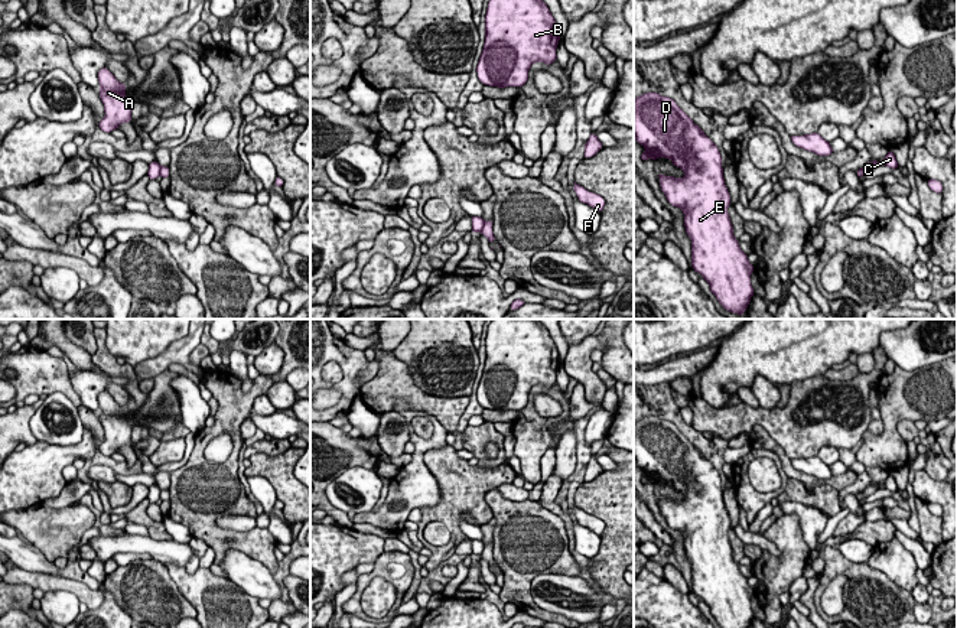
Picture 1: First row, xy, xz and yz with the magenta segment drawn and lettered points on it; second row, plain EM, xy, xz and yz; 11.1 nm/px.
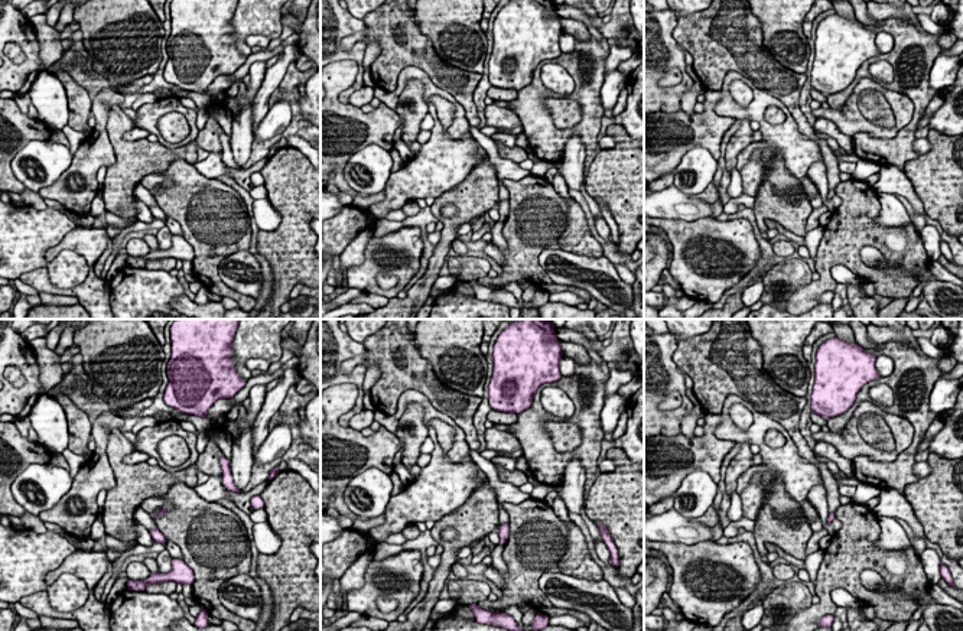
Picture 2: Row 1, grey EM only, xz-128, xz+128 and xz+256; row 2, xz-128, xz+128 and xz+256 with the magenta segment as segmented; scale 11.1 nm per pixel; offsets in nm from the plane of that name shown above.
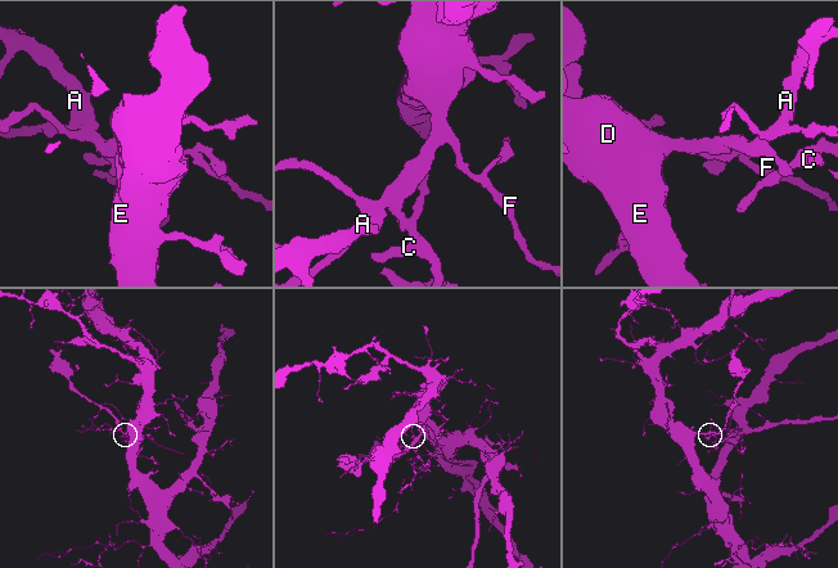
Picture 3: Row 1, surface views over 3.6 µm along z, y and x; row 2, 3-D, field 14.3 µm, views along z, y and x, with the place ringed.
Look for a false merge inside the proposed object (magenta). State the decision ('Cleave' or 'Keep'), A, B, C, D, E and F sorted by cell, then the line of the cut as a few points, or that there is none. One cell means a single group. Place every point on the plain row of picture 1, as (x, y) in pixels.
Cleave. Groups: A B D E F / C. Split along xz (484, 544), (484, 550), (479, 555)

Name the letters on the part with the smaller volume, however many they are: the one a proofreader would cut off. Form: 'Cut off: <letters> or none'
Cut off: C

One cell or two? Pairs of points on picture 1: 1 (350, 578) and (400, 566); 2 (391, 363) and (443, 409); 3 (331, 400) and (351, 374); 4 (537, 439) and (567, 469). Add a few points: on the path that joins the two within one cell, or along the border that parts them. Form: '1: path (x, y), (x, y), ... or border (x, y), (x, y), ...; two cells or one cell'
1: border (358, 576), (355, 583); two cells
2: path (397, 378), (420, 402), (427, 403); one cell
3: border (335, 386), (341, 397), (325, 409); two cells
4: border (575, 425), (562, 435), (555, 448); two cells

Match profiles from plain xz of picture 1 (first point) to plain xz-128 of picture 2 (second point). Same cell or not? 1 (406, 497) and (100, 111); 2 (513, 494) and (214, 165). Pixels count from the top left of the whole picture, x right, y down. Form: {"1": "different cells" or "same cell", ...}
{"1": "same cell", "2": "same cell"}

